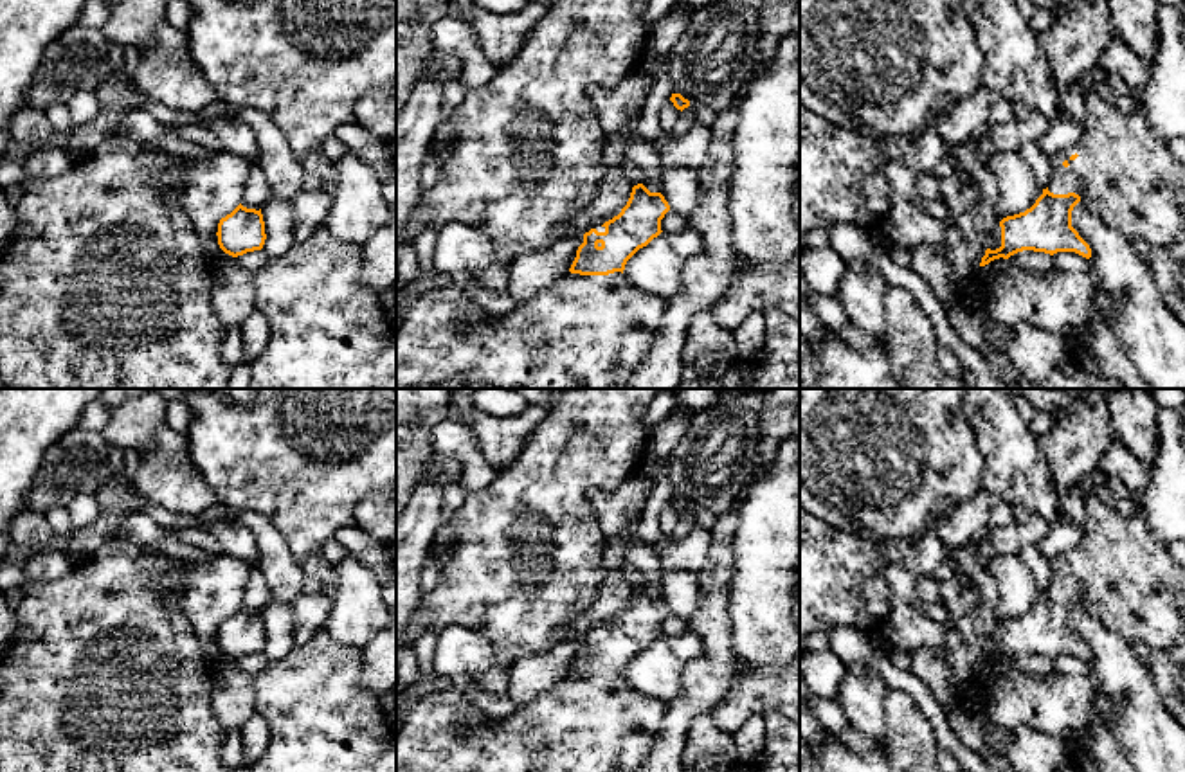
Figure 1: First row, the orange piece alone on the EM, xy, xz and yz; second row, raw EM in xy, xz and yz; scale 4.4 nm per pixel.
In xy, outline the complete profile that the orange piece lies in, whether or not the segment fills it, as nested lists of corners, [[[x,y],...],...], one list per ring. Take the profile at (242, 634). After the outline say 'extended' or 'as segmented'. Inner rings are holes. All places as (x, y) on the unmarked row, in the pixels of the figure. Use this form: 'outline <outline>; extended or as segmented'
outline [[[241,606],[218,626],[218,648],[232,659],[261,653],[267,642],[261,612],[247,612]]]; as segmented

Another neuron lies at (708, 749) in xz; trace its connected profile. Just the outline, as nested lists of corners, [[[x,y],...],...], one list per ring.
[[[711,714],[697,716],[688,731],[681,772],[742,770],[733,736],[713,723]]]

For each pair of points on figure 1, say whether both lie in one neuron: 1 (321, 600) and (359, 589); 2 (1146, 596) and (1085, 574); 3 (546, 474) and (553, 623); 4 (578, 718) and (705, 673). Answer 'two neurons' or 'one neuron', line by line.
1: two neurons
2: one neuron
3: one neuron
4: two neurons

